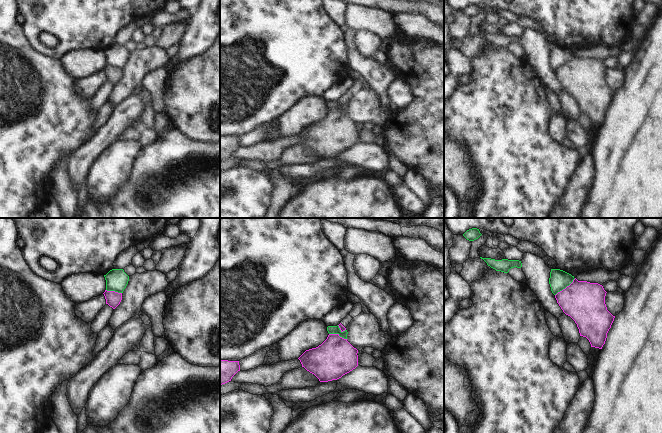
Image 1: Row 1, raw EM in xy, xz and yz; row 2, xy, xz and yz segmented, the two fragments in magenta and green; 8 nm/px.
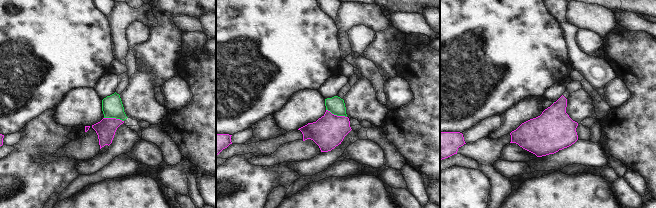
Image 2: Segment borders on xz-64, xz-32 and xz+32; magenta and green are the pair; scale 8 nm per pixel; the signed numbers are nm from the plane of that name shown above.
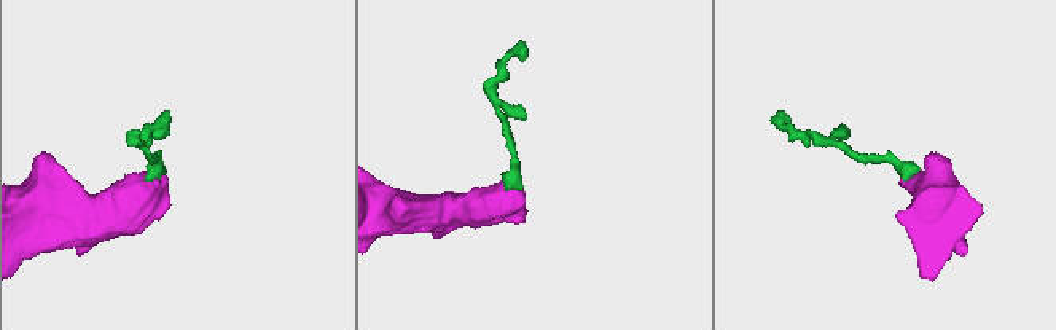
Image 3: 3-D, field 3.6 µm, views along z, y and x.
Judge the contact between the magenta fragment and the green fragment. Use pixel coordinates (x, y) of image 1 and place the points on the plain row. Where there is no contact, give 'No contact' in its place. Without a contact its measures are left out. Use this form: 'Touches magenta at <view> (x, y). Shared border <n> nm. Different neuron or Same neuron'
Touches magenta at yz (566, 63). Shared border 220 nm. Different neuron

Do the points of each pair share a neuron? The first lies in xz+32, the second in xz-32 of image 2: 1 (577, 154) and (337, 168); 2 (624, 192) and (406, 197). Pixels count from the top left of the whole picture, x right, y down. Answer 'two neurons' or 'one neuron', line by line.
1: two neurons
2: one neuron

